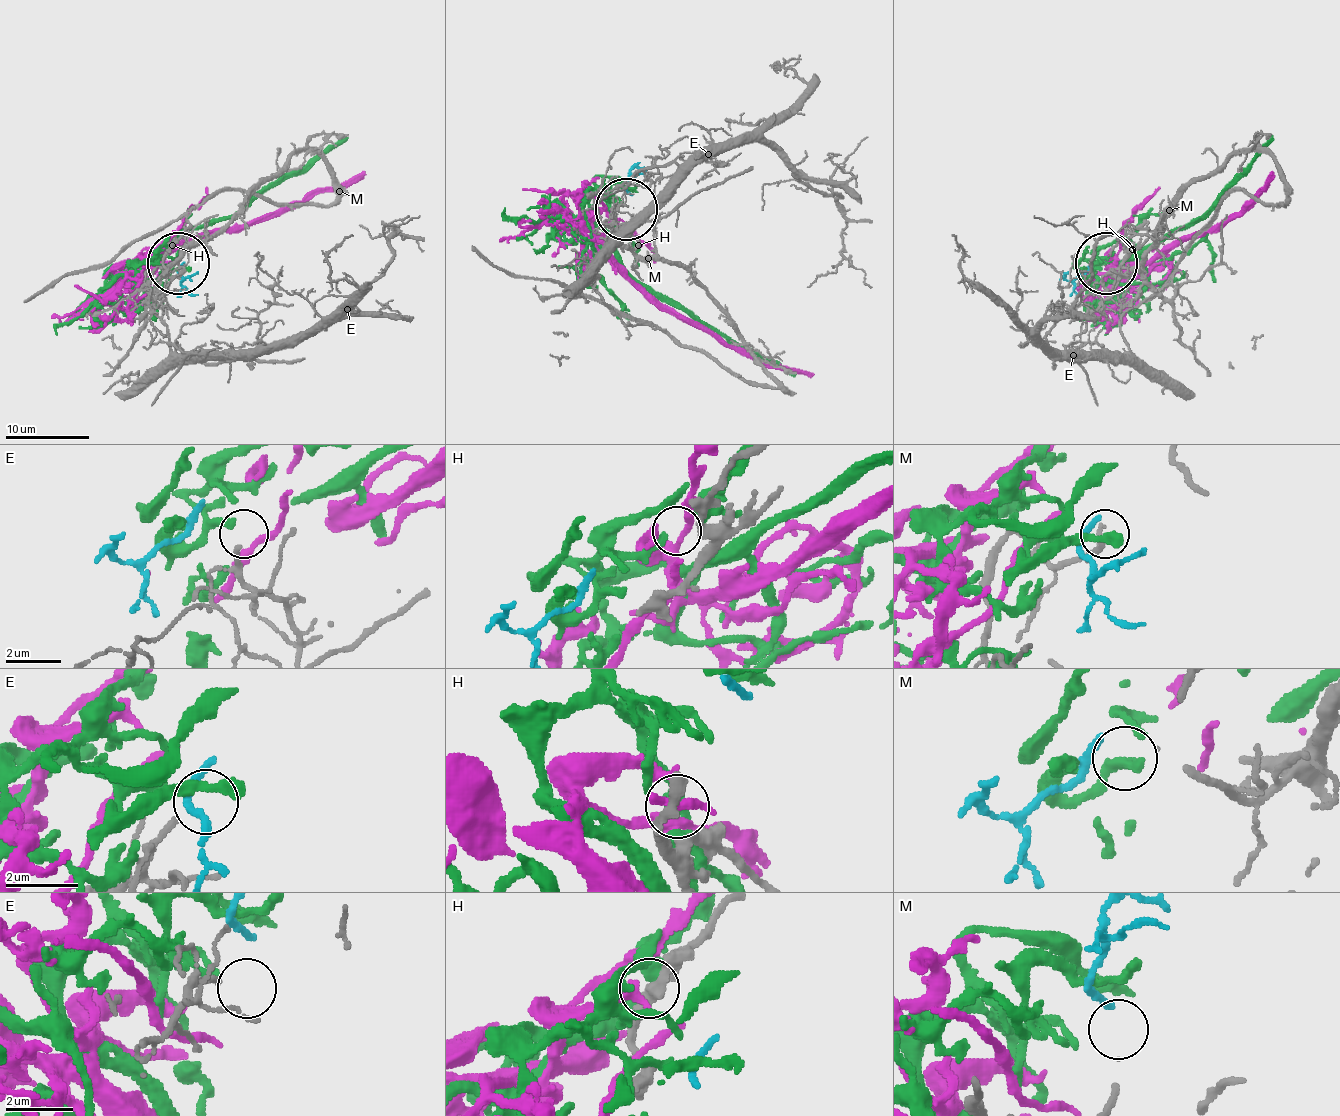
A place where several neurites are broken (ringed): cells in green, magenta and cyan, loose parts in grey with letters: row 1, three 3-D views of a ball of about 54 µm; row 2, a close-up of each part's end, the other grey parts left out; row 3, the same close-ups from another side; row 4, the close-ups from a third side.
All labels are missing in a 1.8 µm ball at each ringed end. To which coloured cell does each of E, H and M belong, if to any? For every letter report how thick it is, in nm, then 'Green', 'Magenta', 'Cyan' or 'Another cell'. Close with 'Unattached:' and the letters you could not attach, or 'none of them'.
E: Thickness 120 nm. Another cell
H: Thickness 360 nm. Magenta
M: Thickness 40 nm. Cyan
Unattached: E

